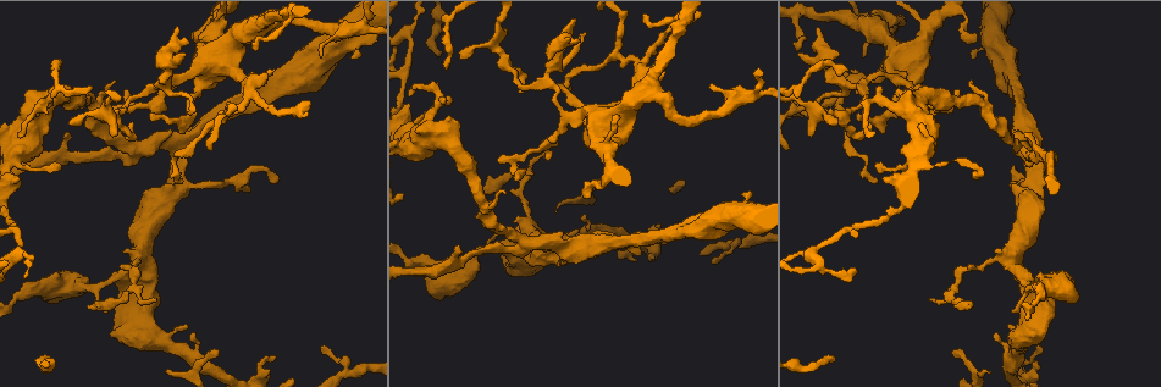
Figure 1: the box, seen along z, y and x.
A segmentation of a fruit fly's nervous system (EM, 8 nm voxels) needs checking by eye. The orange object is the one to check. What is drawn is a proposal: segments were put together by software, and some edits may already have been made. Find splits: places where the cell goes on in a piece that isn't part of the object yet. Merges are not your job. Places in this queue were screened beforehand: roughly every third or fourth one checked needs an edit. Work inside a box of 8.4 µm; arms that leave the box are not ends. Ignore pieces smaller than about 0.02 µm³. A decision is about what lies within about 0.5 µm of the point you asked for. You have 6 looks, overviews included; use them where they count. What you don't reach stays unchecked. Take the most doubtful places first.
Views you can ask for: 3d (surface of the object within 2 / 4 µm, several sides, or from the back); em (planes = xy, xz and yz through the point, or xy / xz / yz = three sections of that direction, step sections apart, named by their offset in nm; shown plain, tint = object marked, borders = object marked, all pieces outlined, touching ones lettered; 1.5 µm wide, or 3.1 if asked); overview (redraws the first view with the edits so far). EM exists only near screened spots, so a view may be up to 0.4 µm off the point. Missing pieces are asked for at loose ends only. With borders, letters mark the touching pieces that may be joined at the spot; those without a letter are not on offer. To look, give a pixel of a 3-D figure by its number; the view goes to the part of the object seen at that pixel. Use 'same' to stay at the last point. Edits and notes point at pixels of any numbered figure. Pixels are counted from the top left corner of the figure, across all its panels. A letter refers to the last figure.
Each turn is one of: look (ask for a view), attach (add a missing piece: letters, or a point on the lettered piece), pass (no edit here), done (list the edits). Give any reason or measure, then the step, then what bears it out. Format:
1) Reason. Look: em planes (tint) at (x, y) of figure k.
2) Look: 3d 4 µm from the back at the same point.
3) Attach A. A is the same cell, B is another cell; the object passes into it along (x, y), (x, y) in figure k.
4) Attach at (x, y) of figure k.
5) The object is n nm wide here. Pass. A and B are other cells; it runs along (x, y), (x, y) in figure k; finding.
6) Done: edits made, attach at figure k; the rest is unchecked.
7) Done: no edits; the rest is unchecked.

An open end. Look: em planes (borders) at (117, 135) of figure 1.

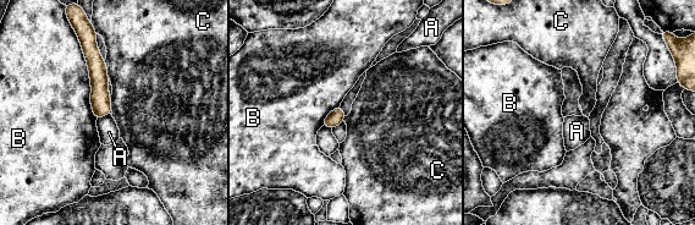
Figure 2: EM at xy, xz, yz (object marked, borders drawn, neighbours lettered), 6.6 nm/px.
Pass. A, B and C are other cells; no lettered piece goes on from it.

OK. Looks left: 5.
Thin end. Look: 3d 2 µm at (1040, 345) of figure 1.

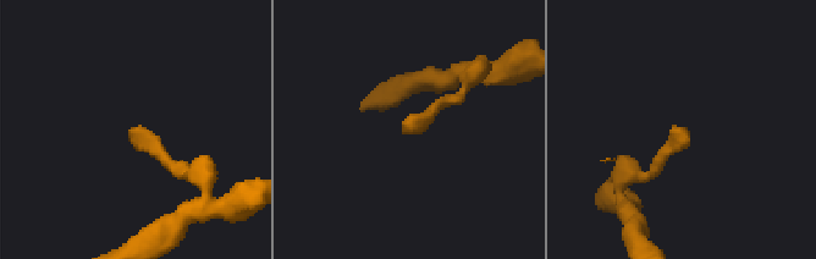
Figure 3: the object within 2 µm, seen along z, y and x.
Look: em planes (borders) at (408, 131) of figure 3.

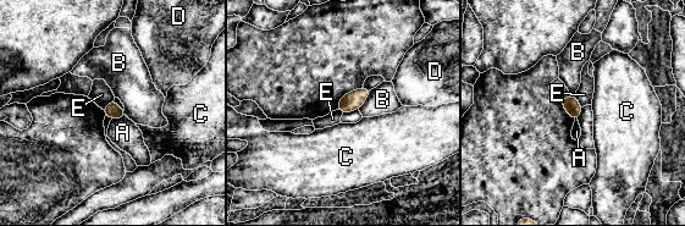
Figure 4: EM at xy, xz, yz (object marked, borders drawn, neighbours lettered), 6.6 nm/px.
The object is 110 nm wide here; the longest contact is with B, 160 nm. Pass. A, B, C, D and E are other cells; none of them fits.

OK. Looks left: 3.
Tapers out. Look: em planes (borders) at (851, 70) of figure 1.

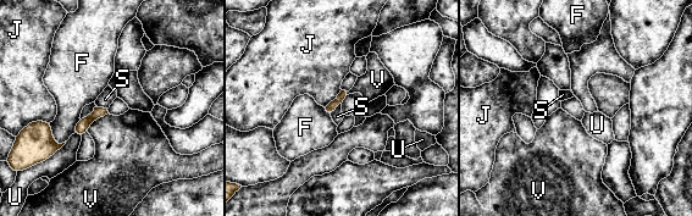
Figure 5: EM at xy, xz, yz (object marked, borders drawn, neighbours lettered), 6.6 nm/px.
Pass. F, J, S, U and V are other cells; a border runs along (341, 103), (331, 116) in figure 5; no lettered piece goes on from it.

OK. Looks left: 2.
Done: no edits; the rest is unchecked.

